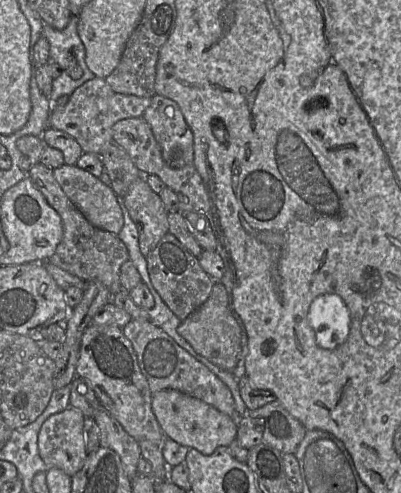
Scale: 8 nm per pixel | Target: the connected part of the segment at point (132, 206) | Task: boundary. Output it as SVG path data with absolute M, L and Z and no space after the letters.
M145 176L137 178L124 196L124 204L139 232L139 246L142 254L147 257L161 238L169 232L168 211L159 194L154 192L146 182Z

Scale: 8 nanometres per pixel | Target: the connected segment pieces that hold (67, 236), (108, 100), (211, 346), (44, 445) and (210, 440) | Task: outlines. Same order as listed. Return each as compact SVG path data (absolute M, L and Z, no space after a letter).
M41 162L27 173L34 186L44 195L49 205L57 211L63 223L63 238L48 262L78 276L85 281L98 281L112 294L122 288L120 269L130 259L126 245L118 235L93 226L64 193L53 175L53 169Z
M94 78L78 87L65 106L53 106L49 127L64 131L82 147L84 153L100 154L102 148L113 141L112 128L120 120L141 117L151 98L115 92L104 78Z
M220 282L214 283L208 299L180 323L177 332L199 355L221 369L232 372L236 367L241 353L241 329L228 309L228 294Z
M69 406L46 419L38 434L39 455L50 468L75 475L88 455L85 444L83 413Z
M174 389L152 395L152 411L166 436L180 445L211 455L218 447L228 447L236 438L237 422L213 406Z

